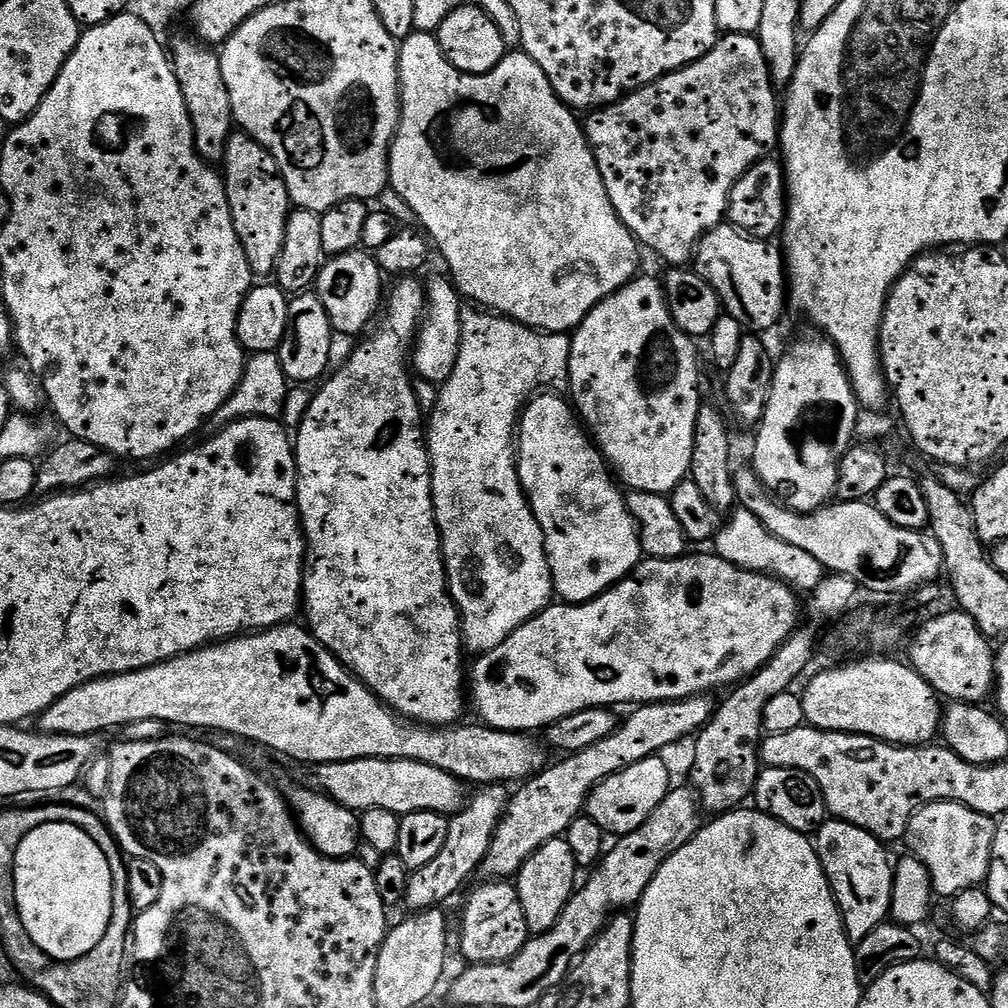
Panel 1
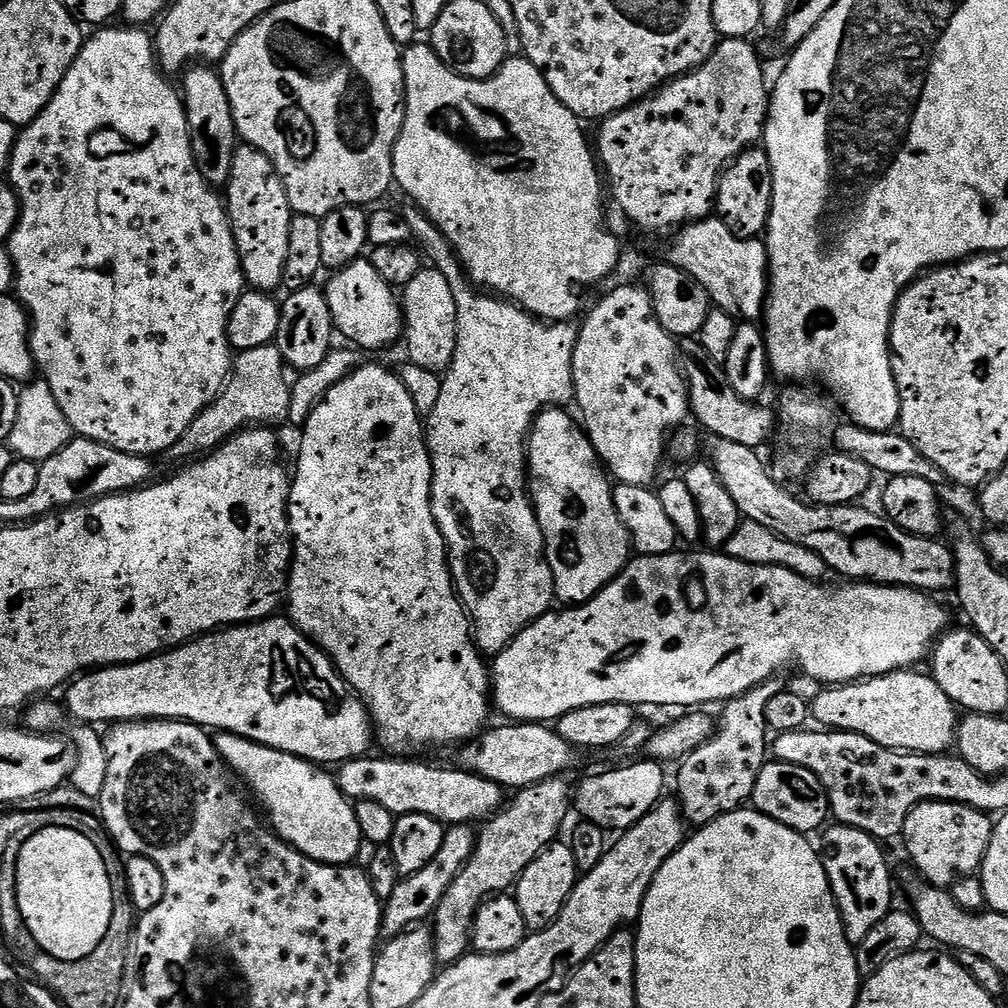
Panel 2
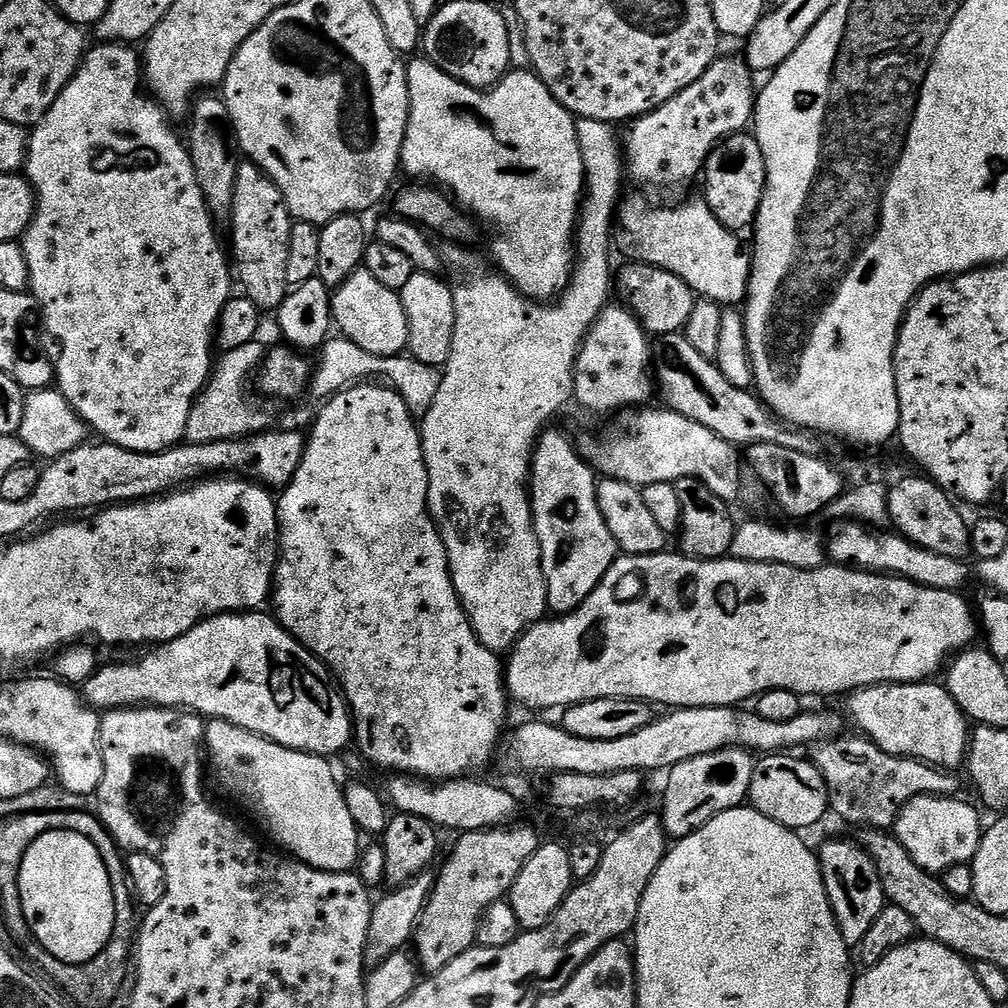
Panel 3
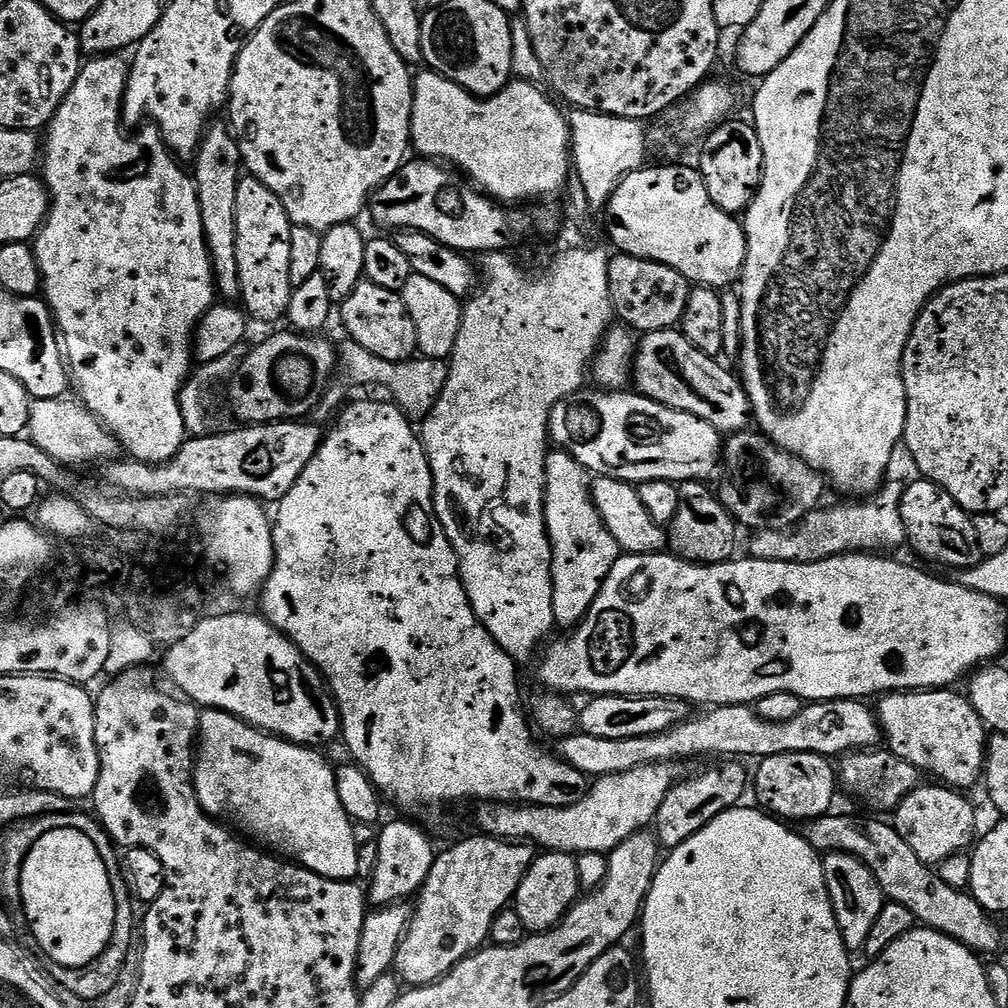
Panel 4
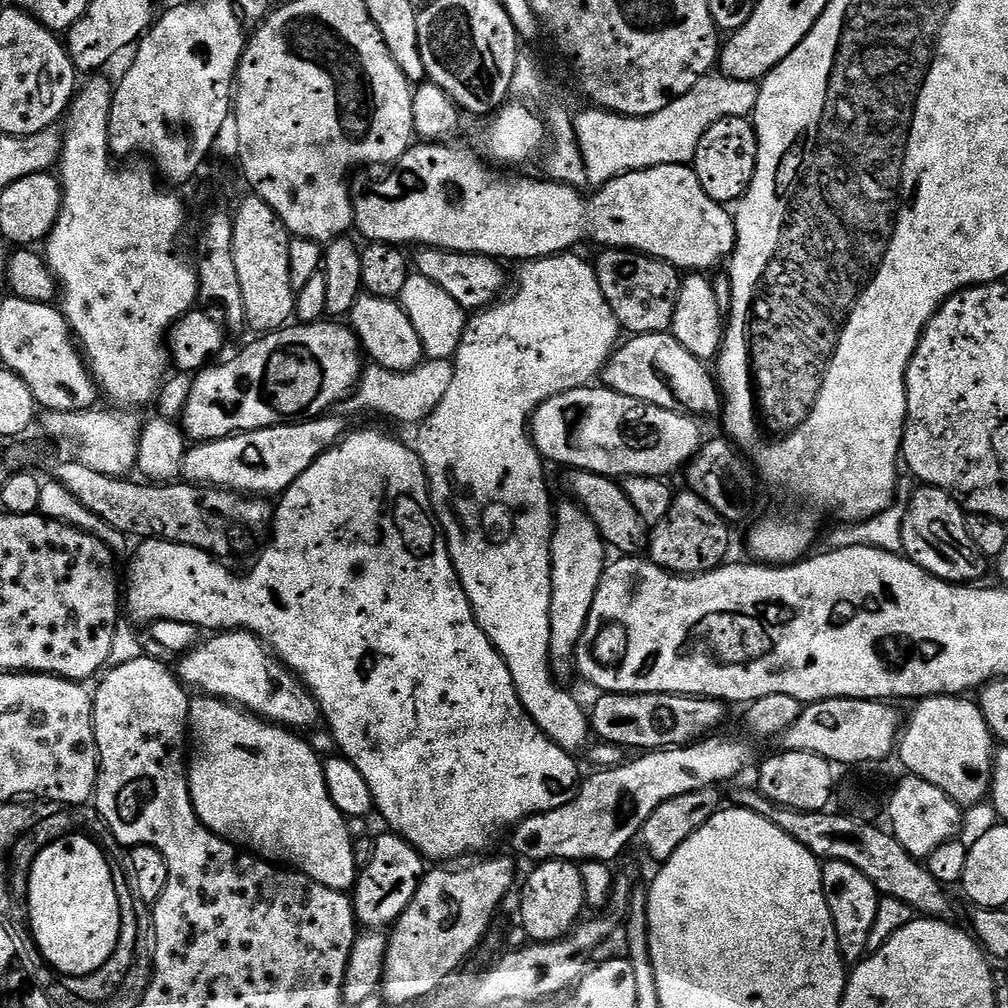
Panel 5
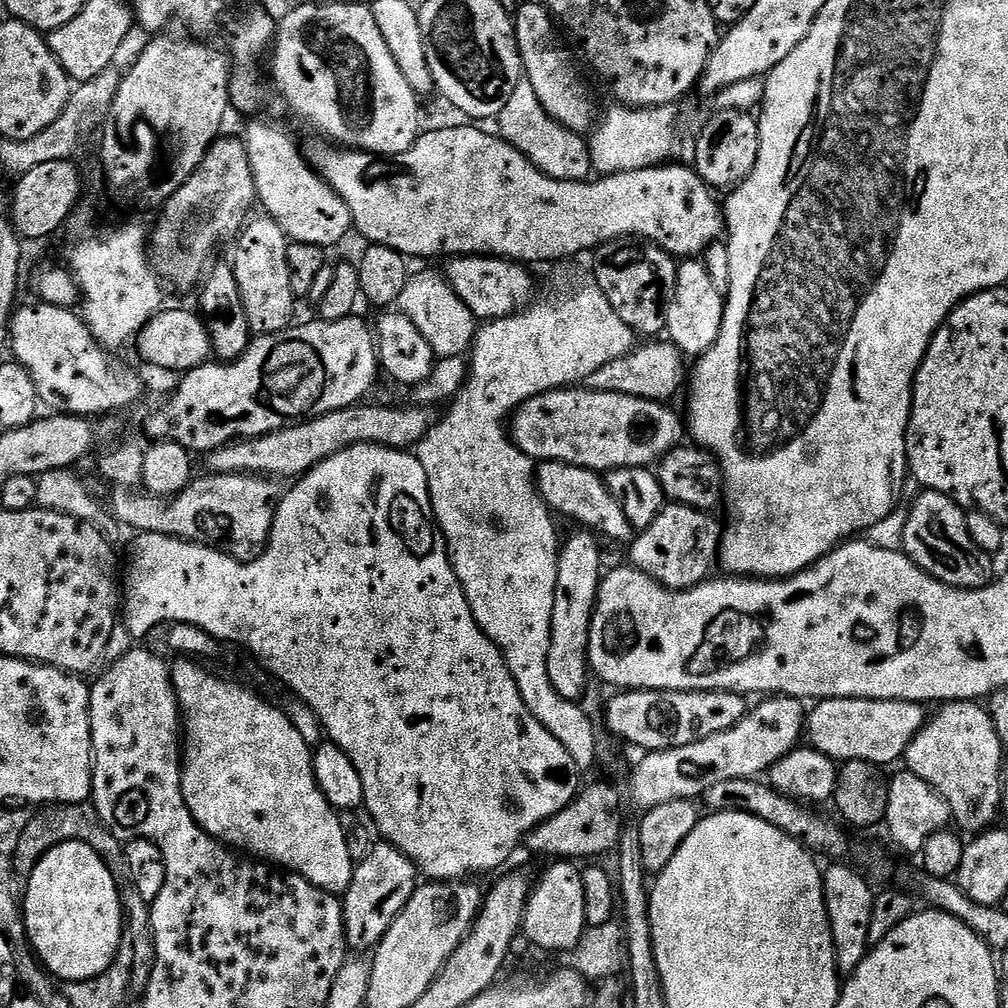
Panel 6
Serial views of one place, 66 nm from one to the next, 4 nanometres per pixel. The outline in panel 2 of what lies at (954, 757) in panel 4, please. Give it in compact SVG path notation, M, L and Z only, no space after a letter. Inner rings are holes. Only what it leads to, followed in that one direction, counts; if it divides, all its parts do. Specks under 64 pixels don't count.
M920 670L891 672L885 676L870 676L867 680L854 680L851 684L825 687L816 697L811 697L810 716L825 729L857 732L882 746L902 752L939 756L947 753L956 743L958 709L950 698L946 698L946 690L942 690L942 686L938 686L931 675L924 673L923 676Z

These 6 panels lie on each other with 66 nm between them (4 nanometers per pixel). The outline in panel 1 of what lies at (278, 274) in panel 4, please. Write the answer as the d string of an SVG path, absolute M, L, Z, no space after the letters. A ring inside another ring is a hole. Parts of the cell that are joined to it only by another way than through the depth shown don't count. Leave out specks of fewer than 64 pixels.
M236 130L228 139L222 179L238 242L242 242L242 250L246 250L246 262L250 262L257 277L271 277L282 254L282 242L286 238L286 222L290 211L286 182L278 162L254 137Z

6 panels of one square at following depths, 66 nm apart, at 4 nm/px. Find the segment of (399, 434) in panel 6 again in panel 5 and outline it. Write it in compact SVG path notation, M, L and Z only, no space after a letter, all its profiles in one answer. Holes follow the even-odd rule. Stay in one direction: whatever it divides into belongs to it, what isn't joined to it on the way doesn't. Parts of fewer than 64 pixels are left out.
M336 414L317 416L314 420L301 420L295 424L279 424L253 432L233 432L221 440L201 440L193 443L185 451L184 465L180 468L180 476L187 483L202 484L213 488L226 488L230 492L251 494L261 498L272 498L286 491L294 481L322 454L326 454L344 439L346 427L344 420Z

